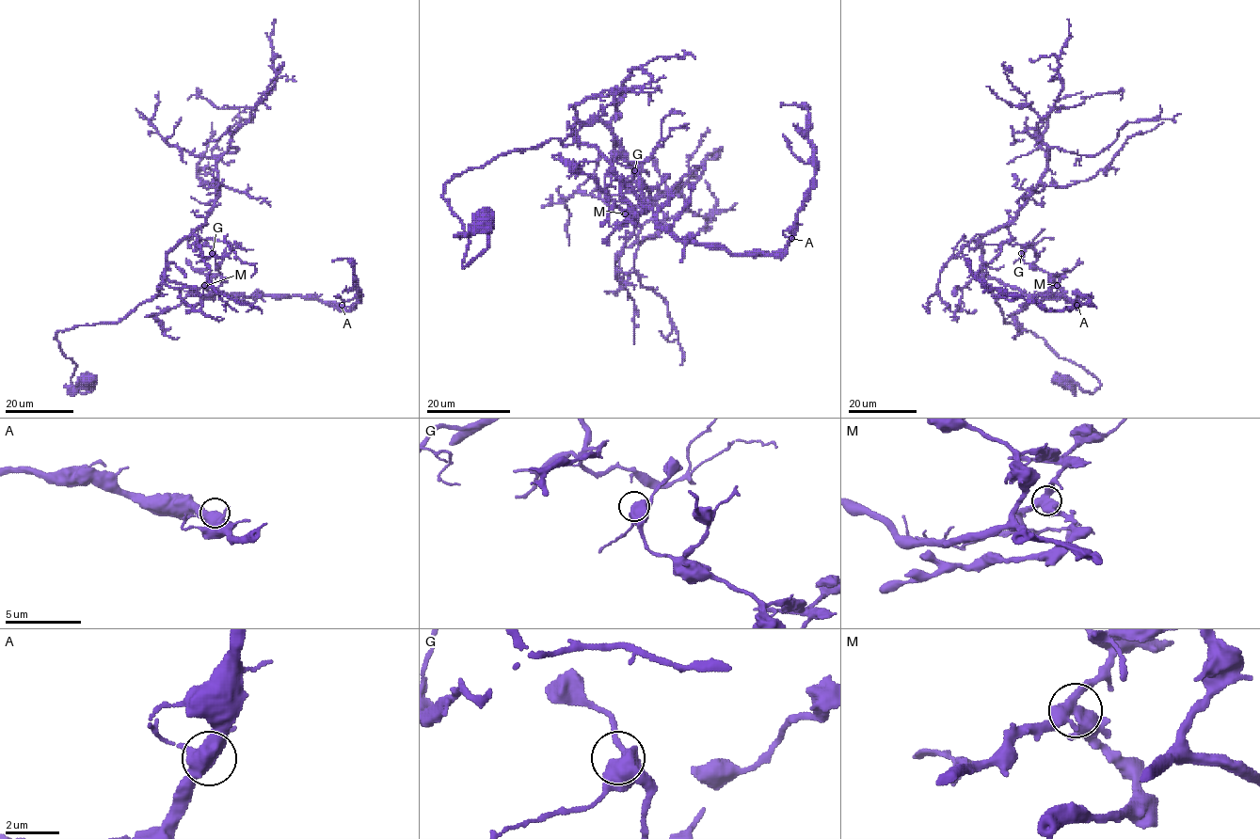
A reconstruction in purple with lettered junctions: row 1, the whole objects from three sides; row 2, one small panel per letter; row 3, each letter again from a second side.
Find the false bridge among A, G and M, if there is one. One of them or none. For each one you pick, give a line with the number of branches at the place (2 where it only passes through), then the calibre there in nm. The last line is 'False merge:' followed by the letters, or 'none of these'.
M: 5 | 480 nm
False merge: M

